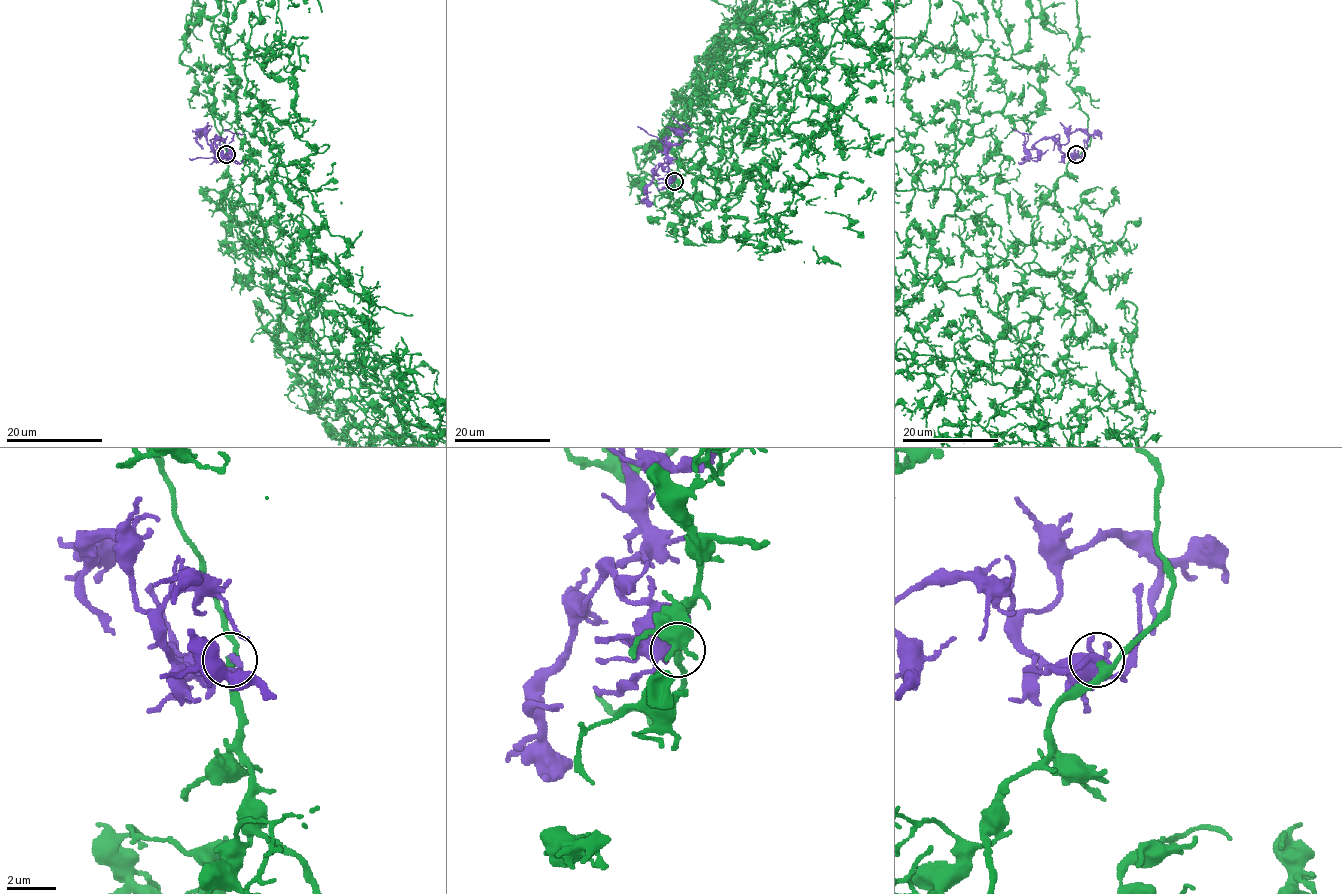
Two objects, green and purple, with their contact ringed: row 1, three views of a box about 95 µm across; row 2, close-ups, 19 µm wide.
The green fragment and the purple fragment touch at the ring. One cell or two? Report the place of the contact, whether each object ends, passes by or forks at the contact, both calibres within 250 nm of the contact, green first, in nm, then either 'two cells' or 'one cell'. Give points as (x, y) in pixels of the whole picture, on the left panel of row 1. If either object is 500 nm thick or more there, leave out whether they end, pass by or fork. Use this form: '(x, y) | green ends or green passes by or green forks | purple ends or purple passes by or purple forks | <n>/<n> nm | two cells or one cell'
(226, 154) | green passes by | purple ends | 260/260 nm | one cell

